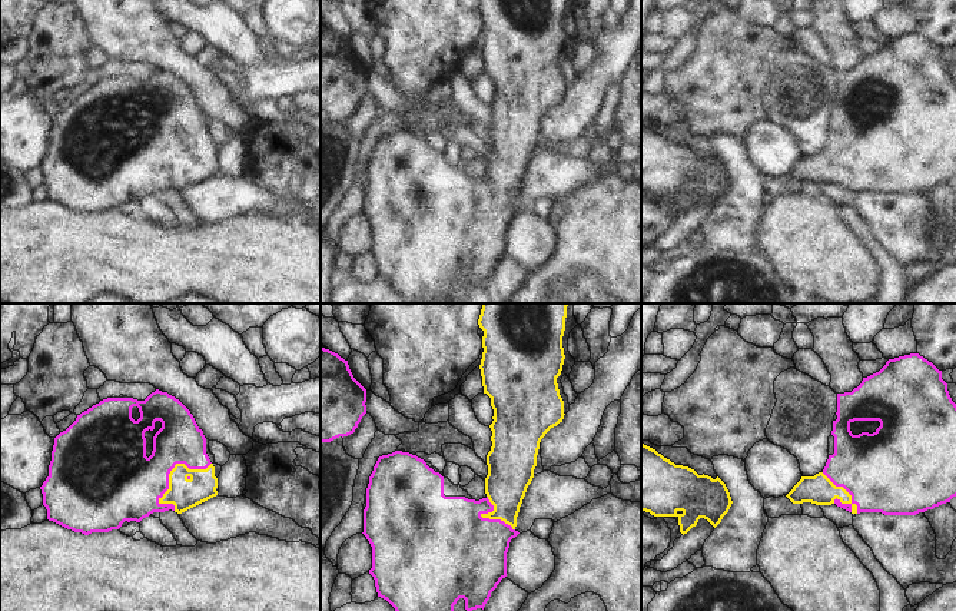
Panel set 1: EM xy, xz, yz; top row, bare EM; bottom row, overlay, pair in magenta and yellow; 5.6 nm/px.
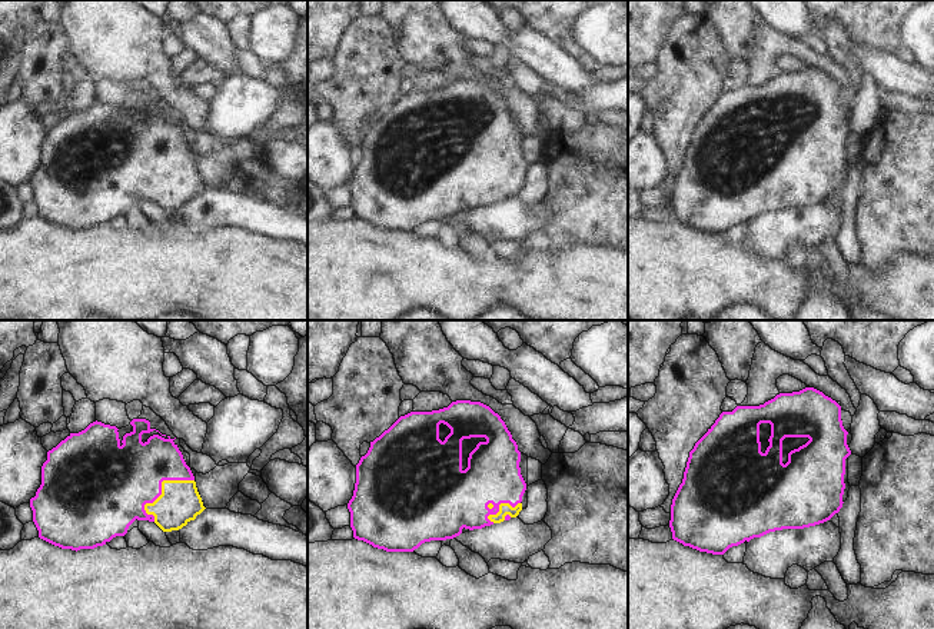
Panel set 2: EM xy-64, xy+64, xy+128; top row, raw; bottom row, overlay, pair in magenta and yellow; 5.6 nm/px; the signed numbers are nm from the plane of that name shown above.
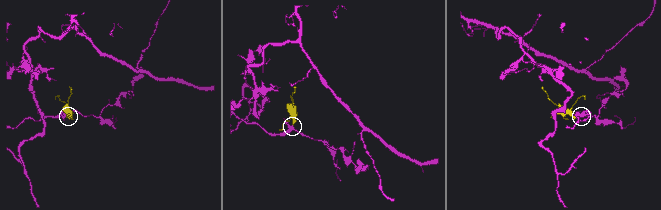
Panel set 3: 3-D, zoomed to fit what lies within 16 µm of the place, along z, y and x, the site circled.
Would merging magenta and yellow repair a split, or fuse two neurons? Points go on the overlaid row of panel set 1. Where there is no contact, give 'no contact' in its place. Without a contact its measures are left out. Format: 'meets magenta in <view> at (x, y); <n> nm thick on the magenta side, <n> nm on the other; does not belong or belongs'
meets magenta in xy at (173, 467); 340 nm thick on the magenta side, 170 nm on the other; belongs

